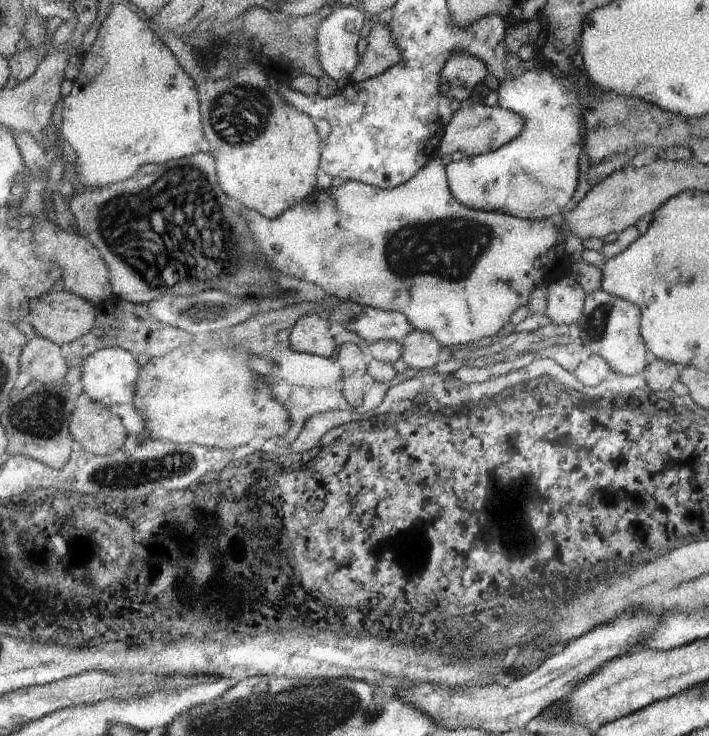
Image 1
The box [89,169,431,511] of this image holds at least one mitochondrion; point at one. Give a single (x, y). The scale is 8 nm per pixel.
(176, 456)

